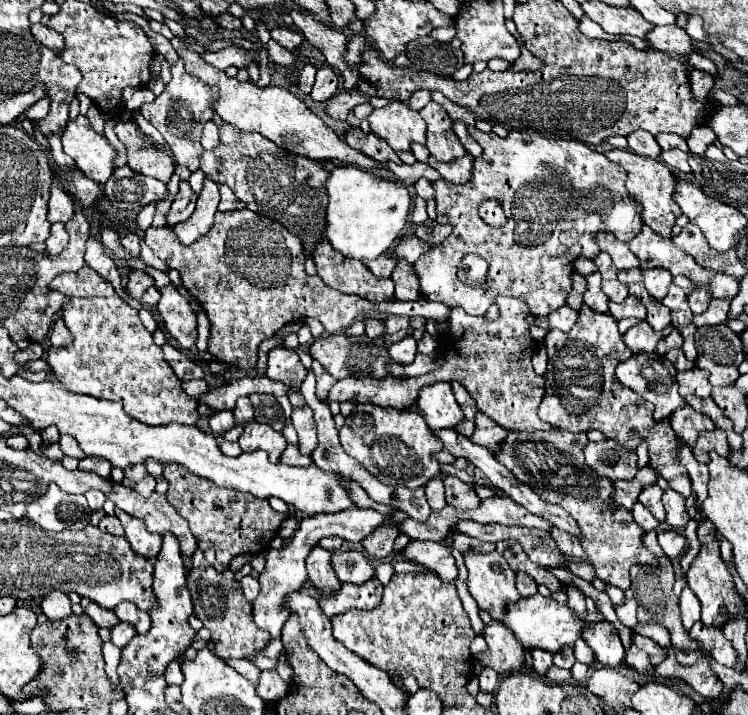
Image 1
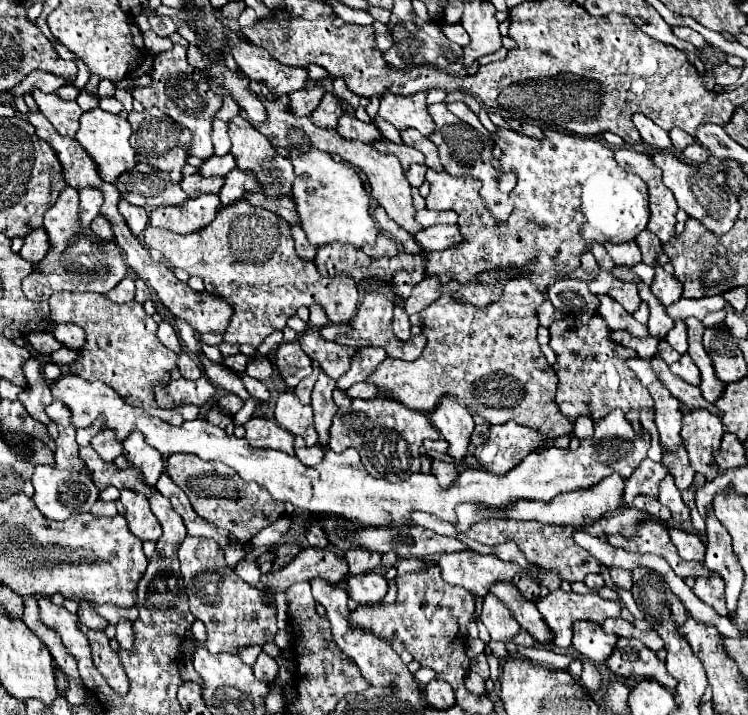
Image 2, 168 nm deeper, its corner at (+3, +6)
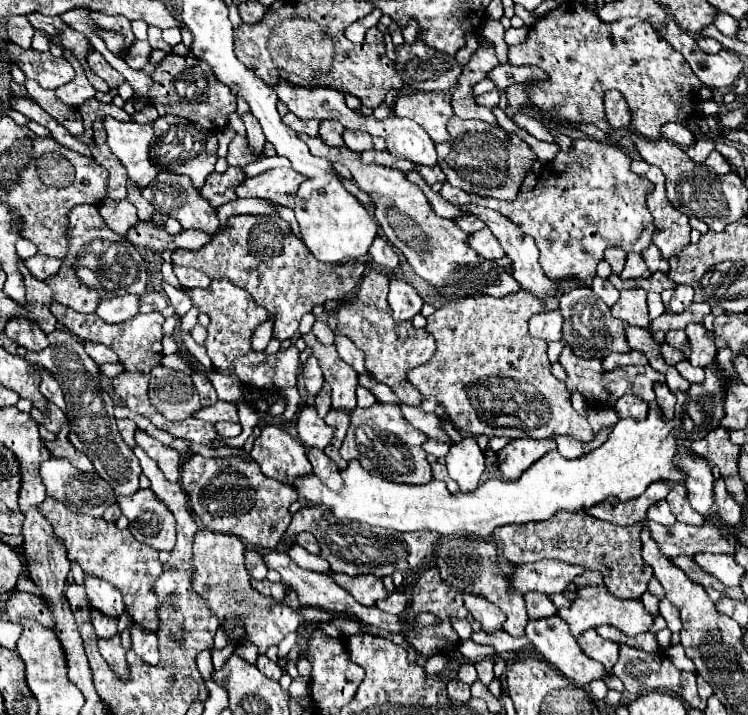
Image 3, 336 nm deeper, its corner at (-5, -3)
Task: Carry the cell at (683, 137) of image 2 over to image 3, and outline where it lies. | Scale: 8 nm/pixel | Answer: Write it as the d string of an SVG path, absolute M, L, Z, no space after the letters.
M697 139L689 149L687 149L687 155L695 161L695 163L703 163L707 159L707 155L715 149L715 145L707 139Z

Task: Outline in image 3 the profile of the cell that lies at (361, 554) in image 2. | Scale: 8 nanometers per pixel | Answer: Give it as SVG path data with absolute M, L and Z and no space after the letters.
M331 571L331 577L337 585L341 585L345 591L349 591L361 605L375 605L377 599L387 597L387 591L383 587L383 581L375 575L359 575L349 577L345 573Z

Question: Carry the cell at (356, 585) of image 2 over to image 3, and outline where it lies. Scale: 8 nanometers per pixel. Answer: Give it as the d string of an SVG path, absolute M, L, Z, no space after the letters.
M393 591L387 595L387 599L377 601L377 607L385 613L393 613L393 615L401 615L403 609L407 609L407 597L399 591Z

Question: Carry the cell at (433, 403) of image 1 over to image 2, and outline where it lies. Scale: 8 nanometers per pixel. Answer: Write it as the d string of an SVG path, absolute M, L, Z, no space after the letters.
M445 396L443 400L439 400L439 408L431 412L431 422L449 442L447 454L455 462L463 462L475 426L471 412L465 406L461 406L453 396Z

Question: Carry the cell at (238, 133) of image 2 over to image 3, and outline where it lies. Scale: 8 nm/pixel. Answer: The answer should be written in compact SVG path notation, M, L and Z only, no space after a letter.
M245 113L241 117L245 121L245 127L247 127L247 141L249 141L249 149L253 151L255 157L261 157L263 155L263 147L267 143L263 131L261 131L261 125L255 121L255 117L251 117L251 113Z

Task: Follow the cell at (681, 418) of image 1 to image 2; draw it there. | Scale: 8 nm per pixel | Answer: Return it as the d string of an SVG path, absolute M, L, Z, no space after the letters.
M693 410L691 414L683 416L681 438L689 452L689 460L695 472L701 472L707 482L715 480L717 476L717 462L715 454L719 452L719 440L723 438L725 430L721 418L707 412L707 410Z

